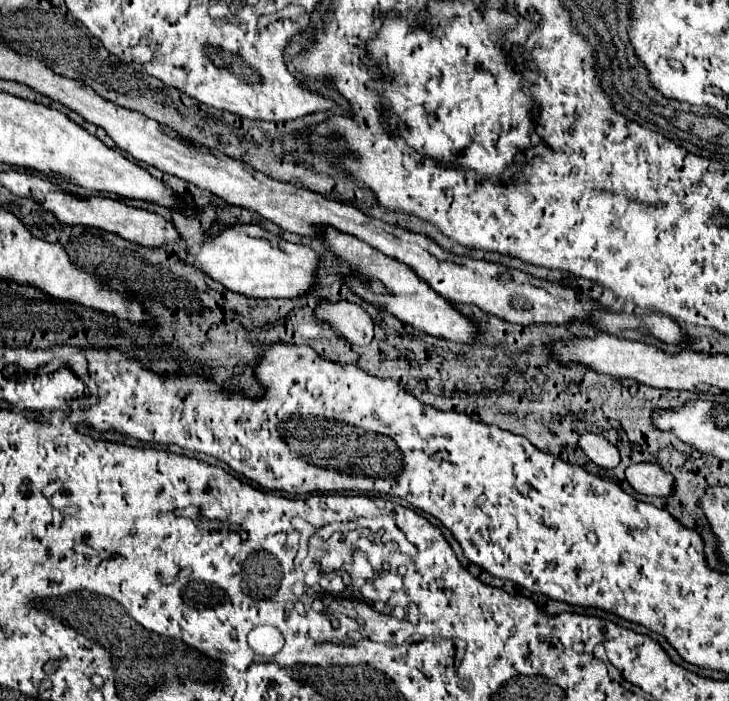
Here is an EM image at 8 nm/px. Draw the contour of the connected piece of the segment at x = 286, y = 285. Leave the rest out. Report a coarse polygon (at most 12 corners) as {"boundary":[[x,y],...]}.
{"boundary":[[258,225],[206,233],[188,265],[246,297],[312,289],[318,255]]}

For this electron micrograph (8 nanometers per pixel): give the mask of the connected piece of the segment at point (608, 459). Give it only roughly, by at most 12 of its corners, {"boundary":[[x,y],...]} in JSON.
{"boundary":[[600,435],[580,437],[586,457],[602,469],[616,469],[618,449]]}

